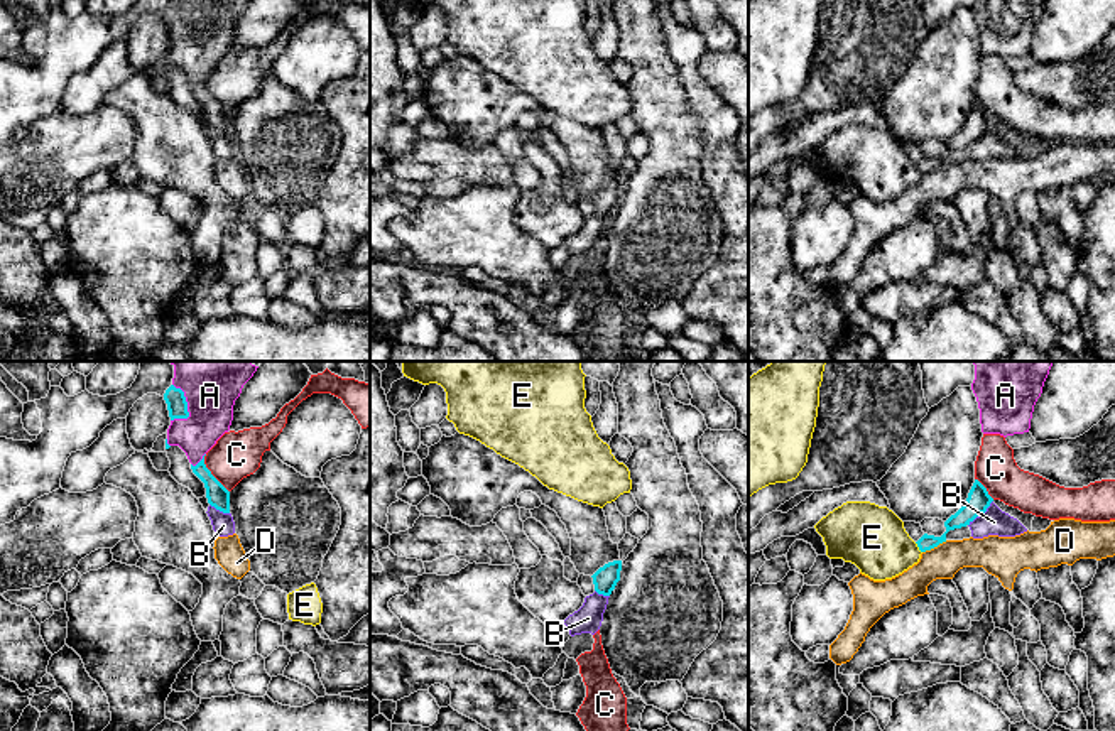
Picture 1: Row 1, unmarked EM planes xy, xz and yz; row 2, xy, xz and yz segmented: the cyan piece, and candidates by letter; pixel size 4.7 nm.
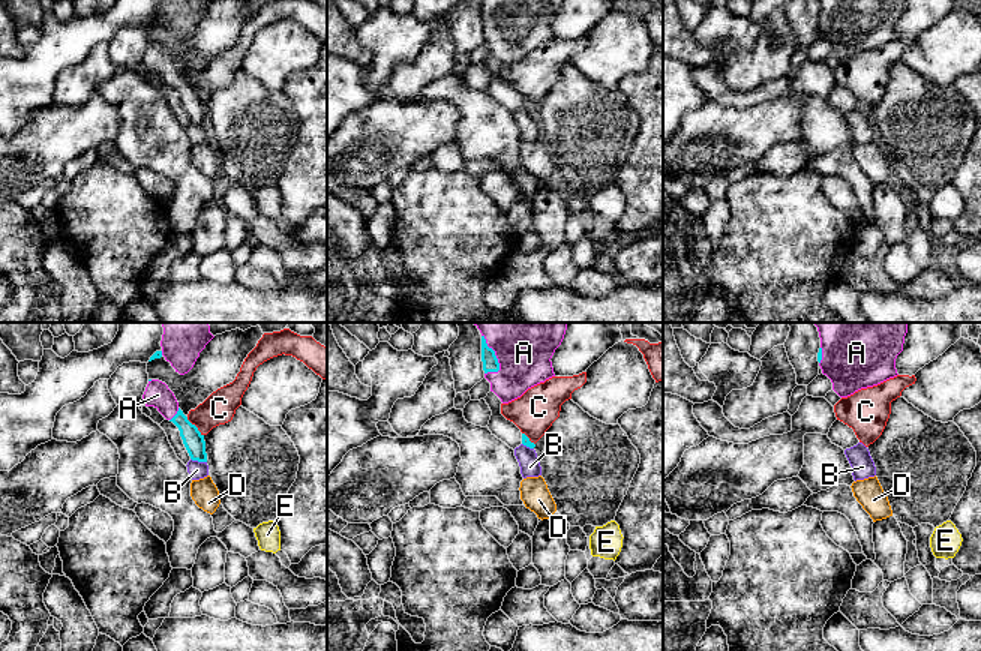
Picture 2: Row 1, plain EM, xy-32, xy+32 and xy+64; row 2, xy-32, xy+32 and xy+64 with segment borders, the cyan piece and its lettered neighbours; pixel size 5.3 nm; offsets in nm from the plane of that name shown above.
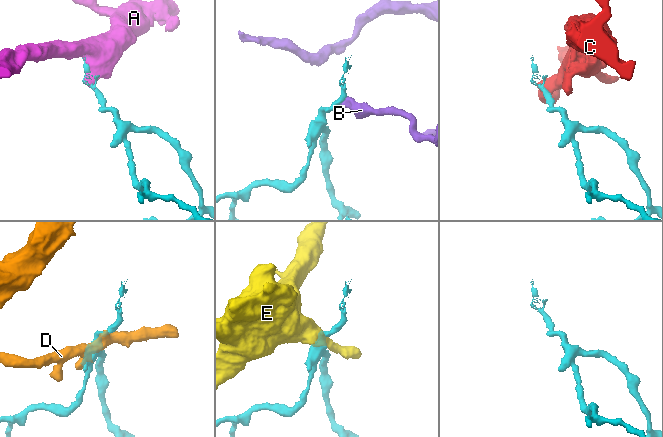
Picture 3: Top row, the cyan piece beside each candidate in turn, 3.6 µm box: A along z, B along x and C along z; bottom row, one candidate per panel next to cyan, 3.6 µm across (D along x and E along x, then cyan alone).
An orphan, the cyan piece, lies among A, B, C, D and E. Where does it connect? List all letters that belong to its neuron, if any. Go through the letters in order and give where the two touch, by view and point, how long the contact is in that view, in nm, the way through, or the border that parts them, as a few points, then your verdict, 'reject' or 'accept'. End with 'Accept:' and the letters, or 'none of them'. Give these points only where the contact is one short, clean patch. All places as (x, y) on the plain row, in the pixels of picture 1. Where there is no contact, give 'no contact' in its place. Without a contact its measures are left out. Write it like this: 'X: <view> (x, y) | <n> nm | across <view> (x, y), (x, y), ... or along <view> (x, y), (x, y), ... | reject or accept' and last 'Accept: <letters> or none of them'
A: xy (184, 22) | 190 nm | accept
B: yz (982, 134) | 170 nm | along yz (992, 122), (968, 147) | reject
C: xy (210, 95) | 220 nm | along xy (205, 76), (205, 86), (210, 95), (228, 113) | reject
D: yz (935, 167) | 130 nm | along yz (946, 162), (923, 174) | reject
E: yz (918, 167) | 70 nm | along yz (914, 164), (921, 174) | reject
Accept: A

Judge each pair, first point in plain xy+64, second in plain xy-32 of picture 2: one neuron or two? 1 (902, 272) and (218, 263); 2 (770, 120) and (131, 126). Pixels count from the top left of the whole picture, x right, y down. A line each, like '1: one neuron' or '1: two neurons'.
1: one neuron
2: two neurons

